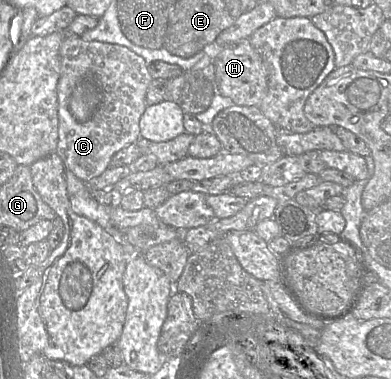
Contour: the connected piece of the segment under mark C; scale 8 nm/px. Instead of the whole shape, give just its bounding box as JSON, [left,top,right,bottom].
[56,34,152,182]

